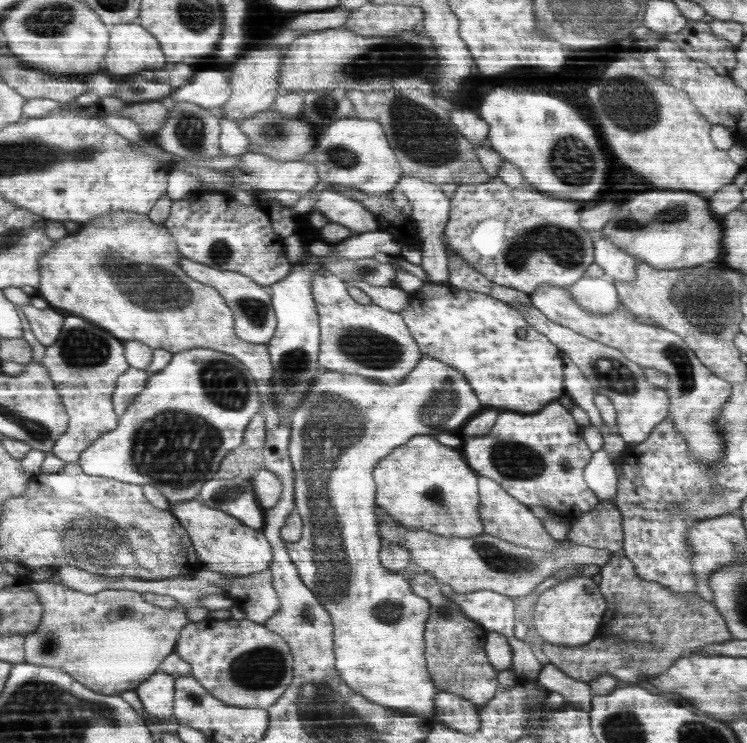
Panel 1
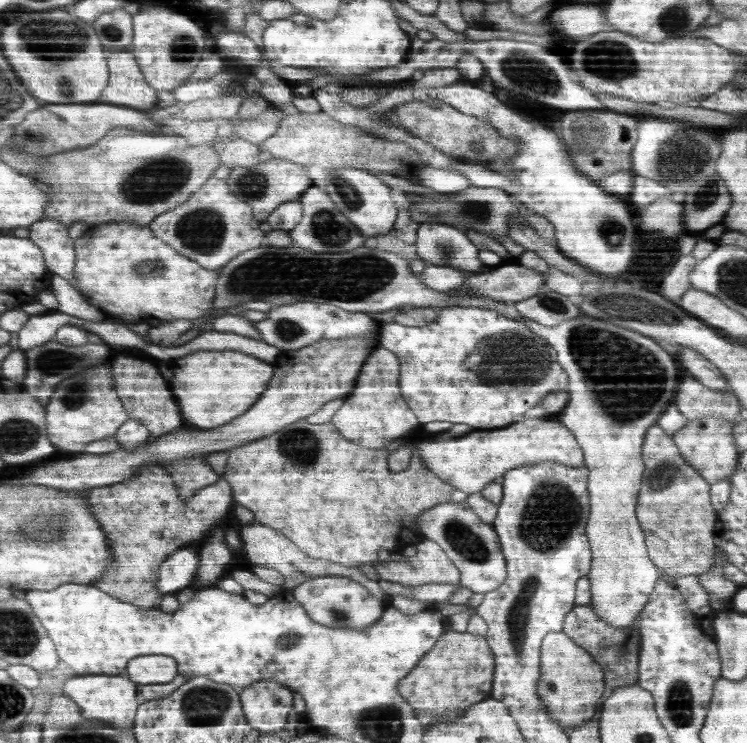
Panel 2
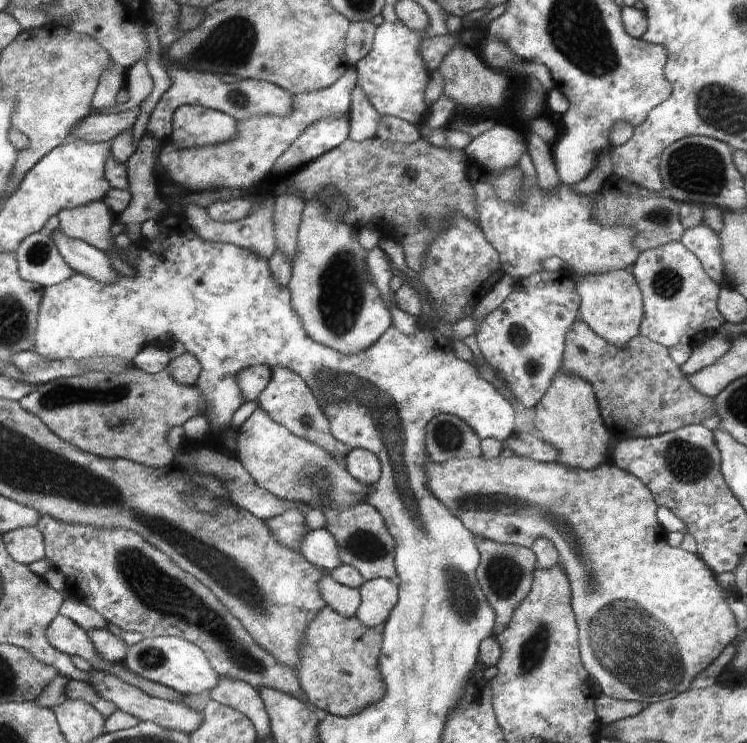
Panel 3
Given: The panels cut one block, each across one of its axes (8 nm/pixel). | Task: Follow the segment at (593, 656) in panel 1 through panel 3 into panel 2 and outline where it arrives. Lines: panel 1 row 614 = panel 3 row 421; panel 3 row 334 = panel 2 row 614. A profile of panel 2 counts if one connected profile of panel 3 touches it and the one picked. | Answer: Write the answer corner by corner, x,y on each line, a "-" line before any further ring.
588,604
575,606
574,610
565,618
564,628
561,631
573,638
578,646
585,647
604,668
606,690
604,698
610,697
615,689
638,684
641,650
640,617
640,614
638,614
632,626
623,629
622,627
612,626
601,619
594,607

